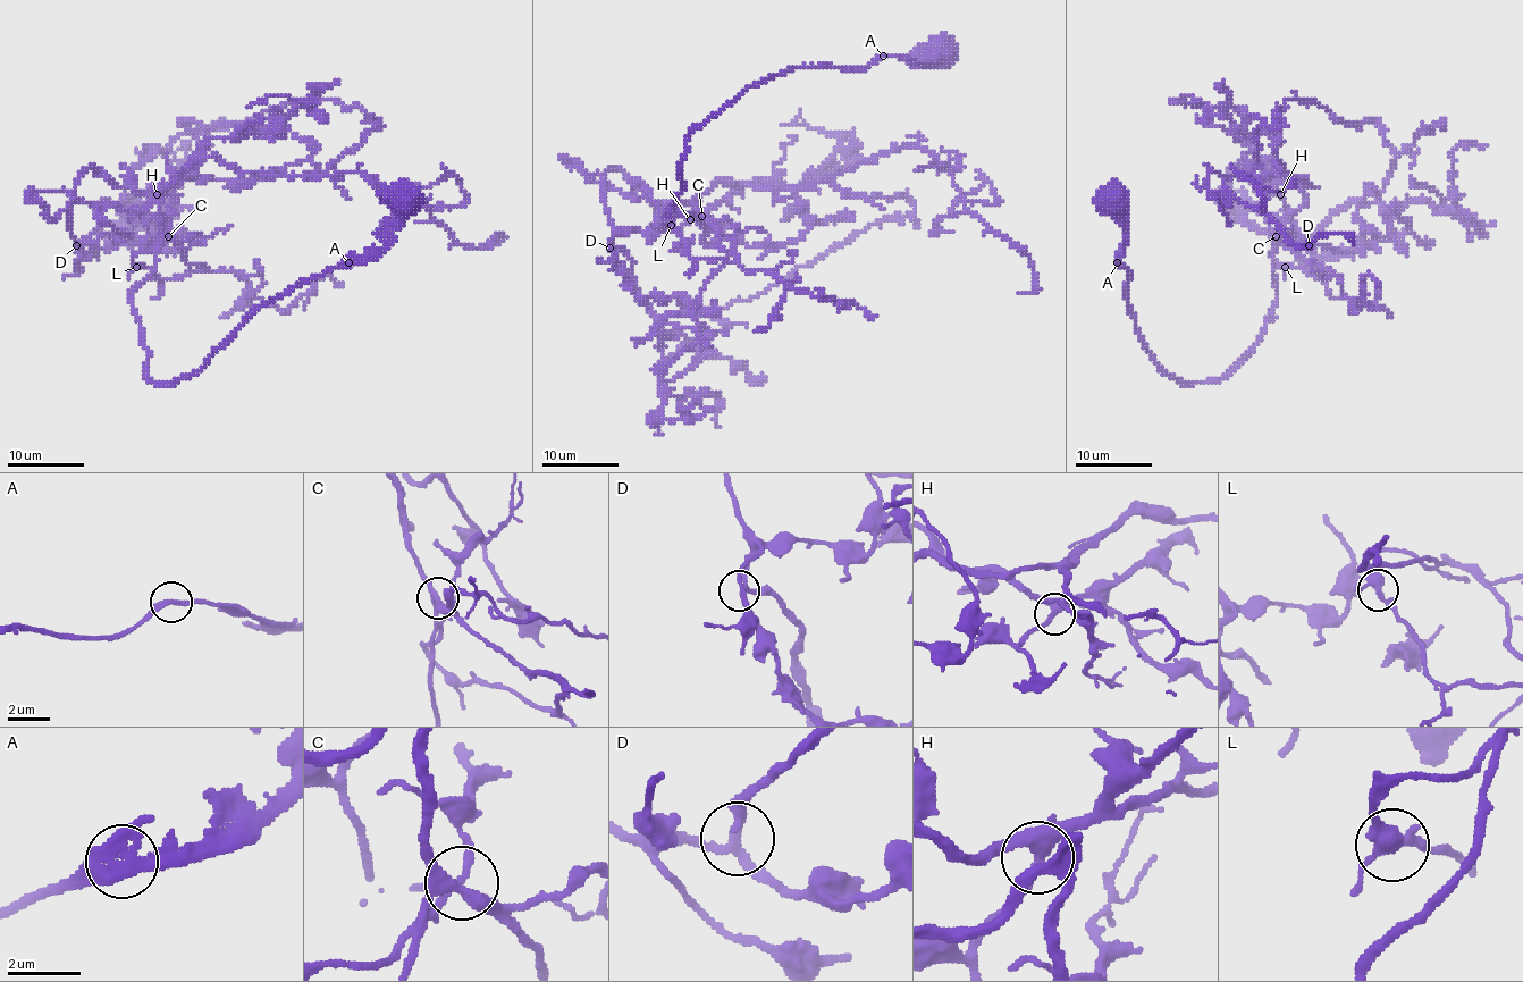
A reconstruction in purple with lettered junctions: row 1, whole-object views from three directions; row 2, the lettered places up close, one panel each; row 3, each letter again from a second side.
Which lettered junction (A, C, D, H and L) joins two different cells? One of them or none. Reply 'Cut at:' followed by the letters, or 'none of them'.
Cut at: none of them

